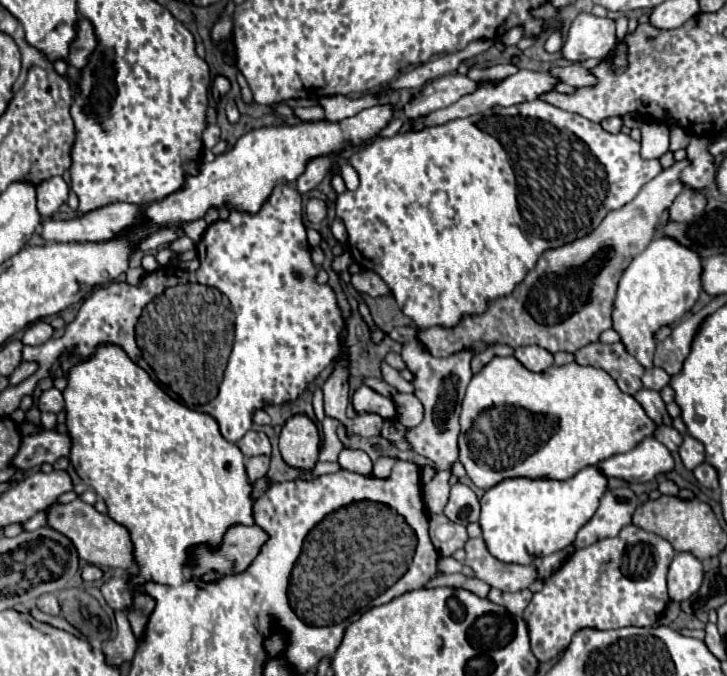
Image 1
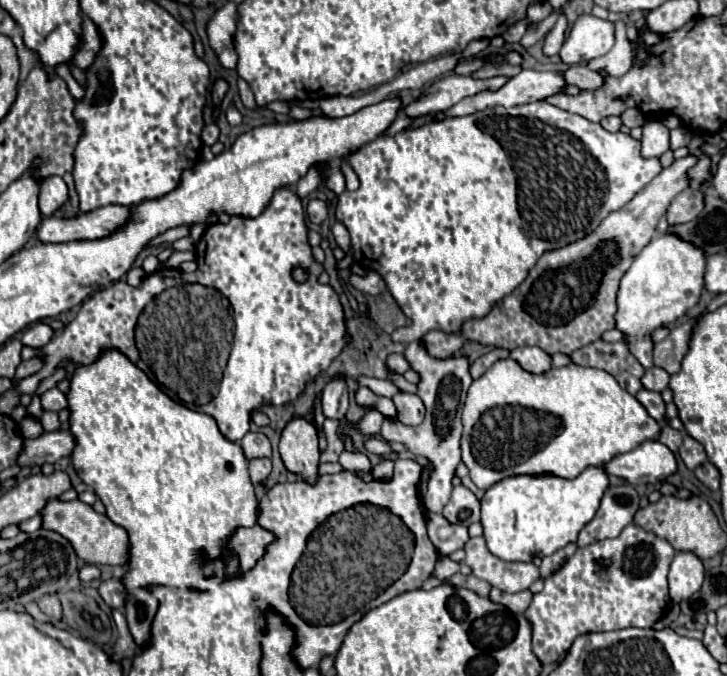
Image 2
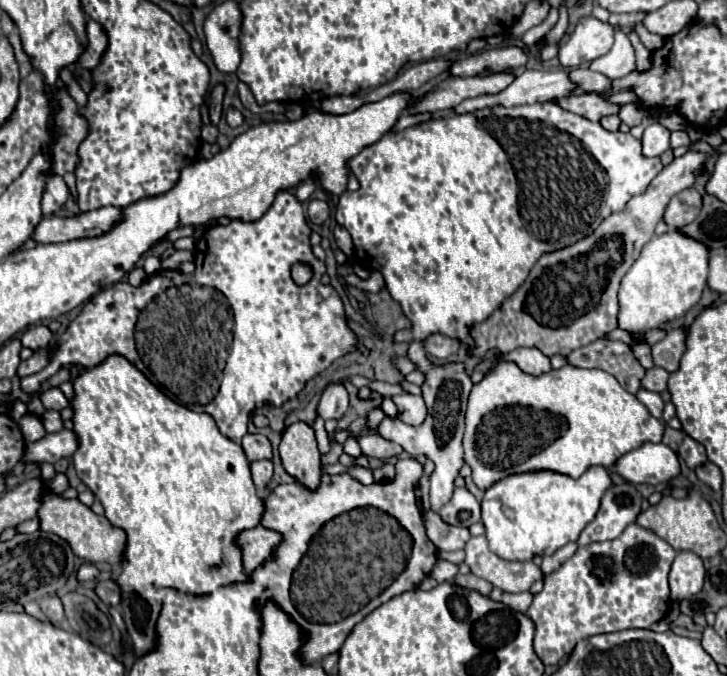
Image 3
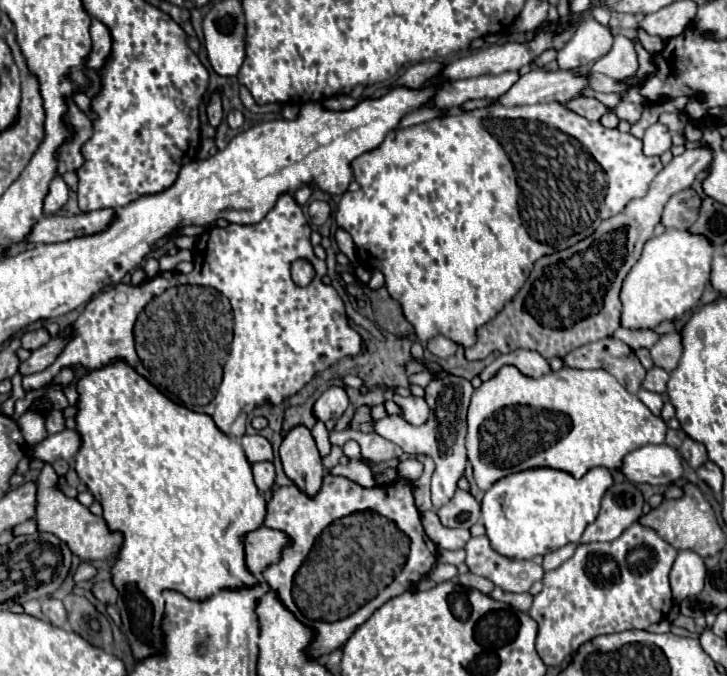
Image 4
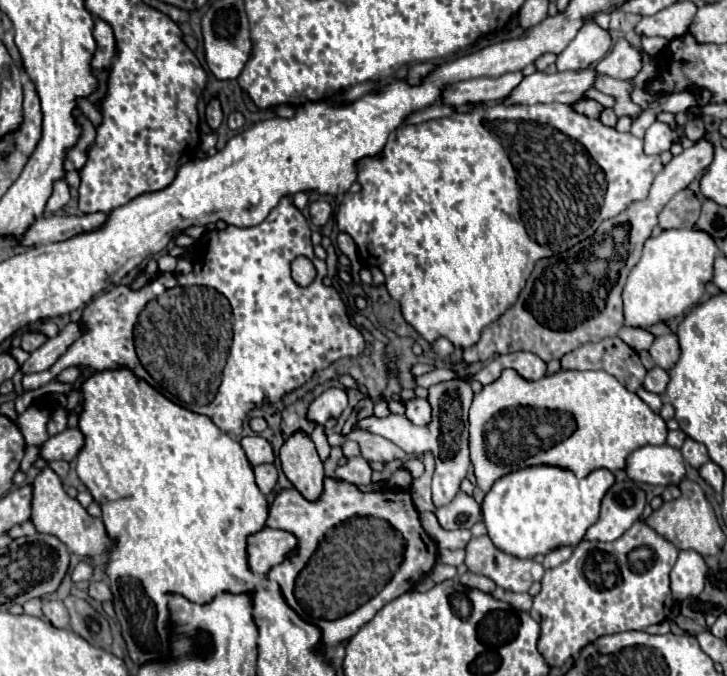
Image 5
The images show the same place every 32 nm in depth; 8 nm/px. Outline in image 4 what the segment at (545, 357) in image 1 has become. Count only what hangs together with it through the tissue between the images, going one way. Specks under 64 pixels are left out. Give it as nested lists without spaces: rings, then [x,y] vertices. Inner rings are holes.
[[[516,350],[516,352],[508,352],[508,354],[500,354],[496,360],[492,360],[482,372],[480,378],[488,380],[494,376],[494,372],[504,366],[504,364],[514,364],[522,374],[532,376],[532,378],[540,378],[540,374],[548,374],[550,372],[550,364],[548,360],[544,360],[544,356],[540,356],[538,352],[532,350]]]

